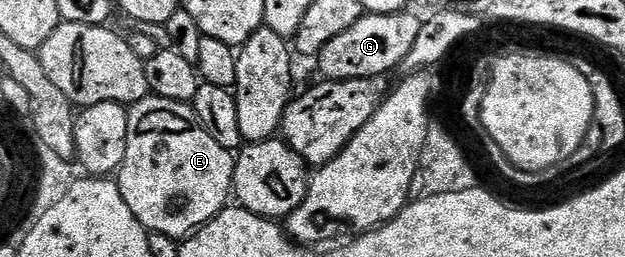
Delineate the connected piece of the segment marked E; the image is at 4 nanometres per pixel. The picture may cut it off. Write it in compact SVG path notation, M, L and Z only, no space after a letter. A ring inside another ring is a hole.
M147 96L142 101L134 101L128 106L129 122L127 123L127 151L123 155L123 163L121 168L115 174L115 180L119 191L123 195L123 199L127 202L127 207L131 207L131 215L135 215L135 219L139 219L139 223L149 233L162 233L163 235L171 235L178 239L184 239L190 233L197 232L201 226L205 225L213 217L218 217L222 209L230 204L231 194L233 192L233 163L234 154L228 149L219 147L219 143L215 143L215 139L211 139L211 135L207 135L207 131L197 121L197 116L193 113L192 104L183 101L172 101L171 99L163 99L162 97Z

